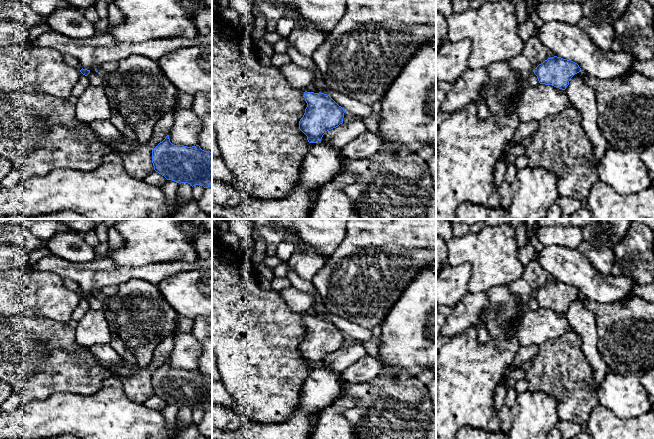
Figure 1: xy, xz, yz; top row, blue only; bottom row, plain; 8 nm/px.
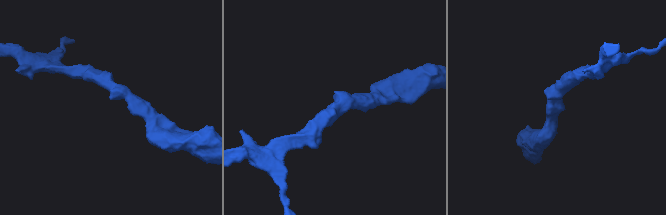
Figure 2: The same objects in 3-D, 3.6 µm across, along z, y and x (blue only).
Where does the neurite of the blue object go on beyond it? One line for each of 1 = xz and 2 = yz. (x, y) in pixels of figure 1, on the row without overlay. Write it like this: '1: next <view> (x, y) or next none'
1: next none
2: next none

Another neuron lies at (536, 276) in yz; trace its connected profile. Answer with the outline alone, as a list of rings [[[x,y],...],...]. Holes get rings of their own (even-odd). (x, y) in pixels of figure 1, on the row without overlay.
[[[534,258],[525,266],[522,278],[530,285],[532,291],[535,293],[539,288],[548,283],[549,275],[548,271]]]

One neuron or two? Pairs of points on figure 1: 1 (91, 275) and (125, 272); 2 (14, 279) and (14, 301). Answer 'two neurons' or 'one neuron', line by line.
1: one neuron
2: one neuron

